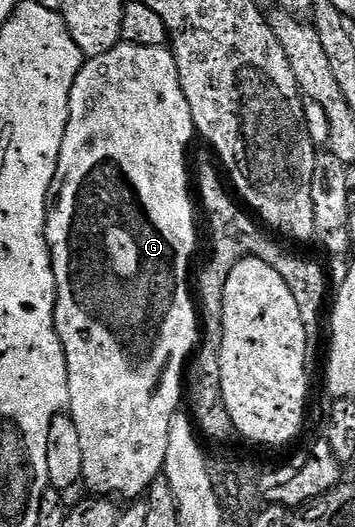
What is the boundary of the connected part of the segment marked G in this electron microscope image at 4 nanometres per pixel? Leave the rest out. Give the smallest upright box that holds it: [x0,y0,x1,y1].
[47,41,201,501]

